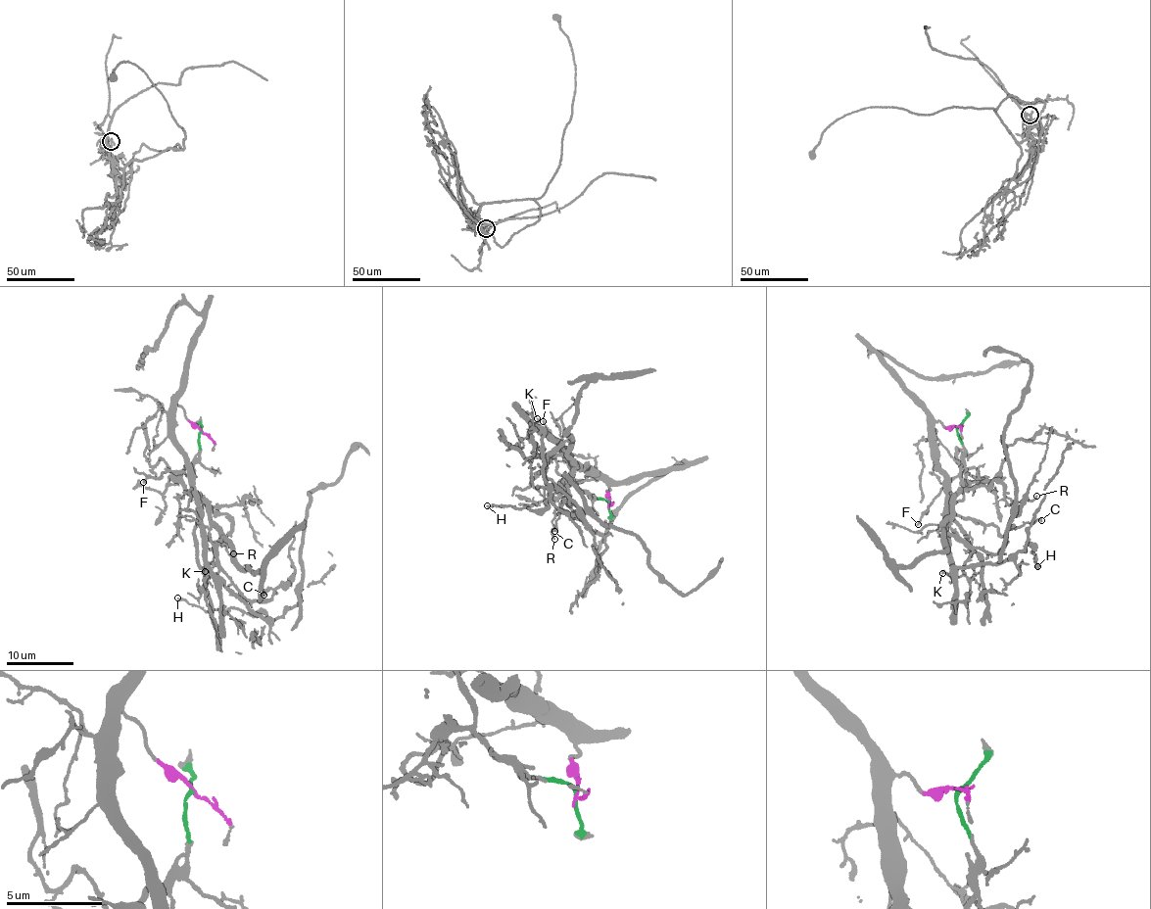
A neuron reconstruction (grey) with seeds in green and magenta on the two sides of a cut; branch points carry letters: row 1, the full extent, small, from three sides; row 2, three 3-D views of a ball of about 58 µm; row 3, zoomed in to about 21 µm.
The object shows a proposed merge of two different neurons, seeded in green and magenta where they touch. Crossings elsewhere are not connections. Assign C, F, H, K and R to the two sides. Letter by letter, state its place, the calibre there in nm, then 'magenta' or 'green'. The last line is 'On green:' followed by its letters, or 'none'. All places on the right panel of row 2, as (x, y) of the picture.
C: at (1041, 520); 190 nm thick; green
F: at (918, 524); 160 nm thick; green
H: at (1037, 566); 180 nm thick; magenta
K: at (942, 573); 200 nm thick; green
R: at (1036, 496); 150 nm thick; green
On green: C, F, K, R

